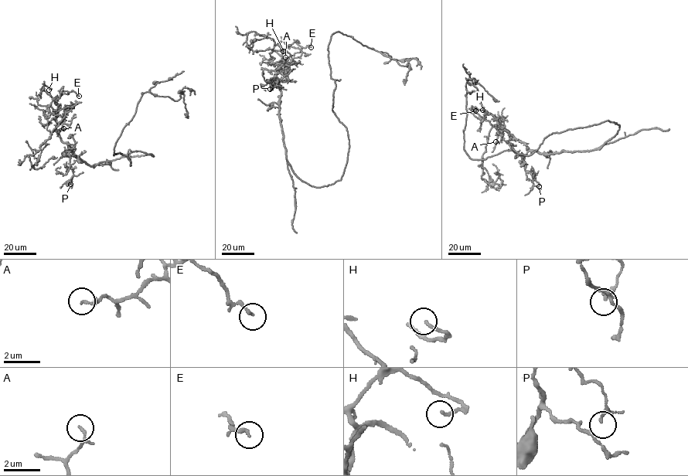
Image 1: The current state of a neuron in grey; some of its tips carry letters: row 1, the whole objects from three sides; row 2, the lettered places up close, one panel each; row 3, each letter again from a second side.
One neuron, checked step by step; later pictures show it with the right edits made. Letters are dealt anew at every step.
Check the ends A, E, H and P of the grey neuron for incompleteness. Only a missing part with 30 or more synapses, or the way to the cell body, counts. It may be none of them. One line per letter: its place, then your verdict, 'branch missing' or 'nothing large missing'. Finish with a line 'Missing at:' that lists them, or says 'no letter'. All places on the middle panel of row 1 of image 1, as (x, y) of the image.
A: place (285, 57); nothing large missing
E: place (311, 47); nothing large missing
H: place (283, 51); nothing large missing
P: place (270, 89); nothing large missing
Missing at: no letter

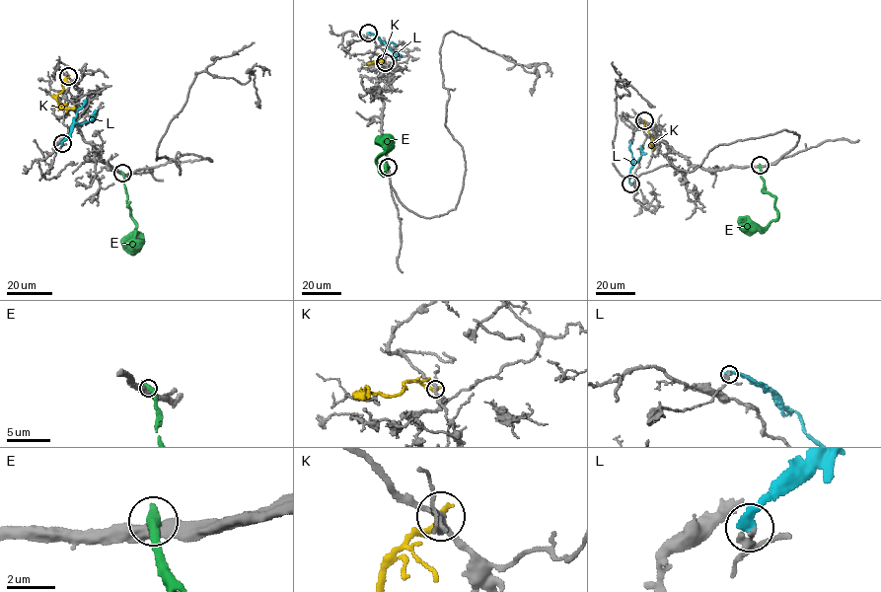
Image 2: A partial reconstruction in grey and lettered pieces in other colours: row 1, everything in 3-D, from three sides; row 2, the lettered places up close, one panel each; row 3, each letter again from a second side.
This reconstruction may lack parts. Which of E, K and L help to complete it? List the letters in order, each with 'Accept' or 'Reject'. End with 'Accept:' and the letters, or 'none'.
E: Reject
K: Reject
L: Reject
Accept: none

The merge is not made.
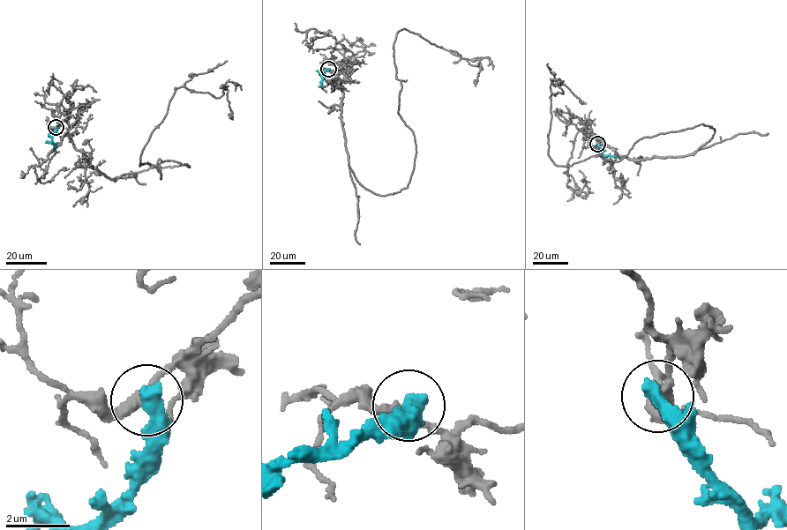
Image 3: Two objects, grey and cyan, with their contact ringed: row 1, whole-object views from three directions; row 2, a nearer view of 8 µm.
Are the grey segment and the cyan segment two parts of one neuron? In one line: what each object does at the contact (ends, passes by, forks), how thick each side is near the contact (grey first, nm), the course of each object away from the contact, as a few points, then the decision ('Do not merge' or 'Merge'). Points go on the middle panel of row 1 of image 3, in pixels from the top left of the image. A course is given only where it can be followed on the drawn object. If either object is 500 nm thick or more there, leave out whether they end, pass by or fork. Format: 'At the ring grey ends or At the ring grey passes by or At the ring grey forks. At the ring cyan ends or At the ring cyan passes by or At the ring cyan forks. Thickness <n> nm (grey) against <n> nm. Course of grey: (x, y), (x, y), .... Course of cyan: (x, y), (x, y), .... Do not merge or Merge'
Thickness 320 nm (grey) against 550 nm. Course of grey: (328, 69), (348, 165), (380, 195), (407, 187), (415, 153), (398, 111), (396, 33), (479, 63), (475, 85). Course of cyan: (329, 69), (321, 72), (321, 85), (318, 86). Do not merge

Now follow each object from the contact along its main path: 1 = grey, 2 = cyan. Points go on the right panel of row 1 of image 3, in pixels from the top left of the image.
1: (597, 144), (631, 159), (693, 154), (715, 130), (556, 165), (551, 93), (564, 84), (586, 103)
2: (597, 144), (603, 155), (616, 155), (619, 159)

